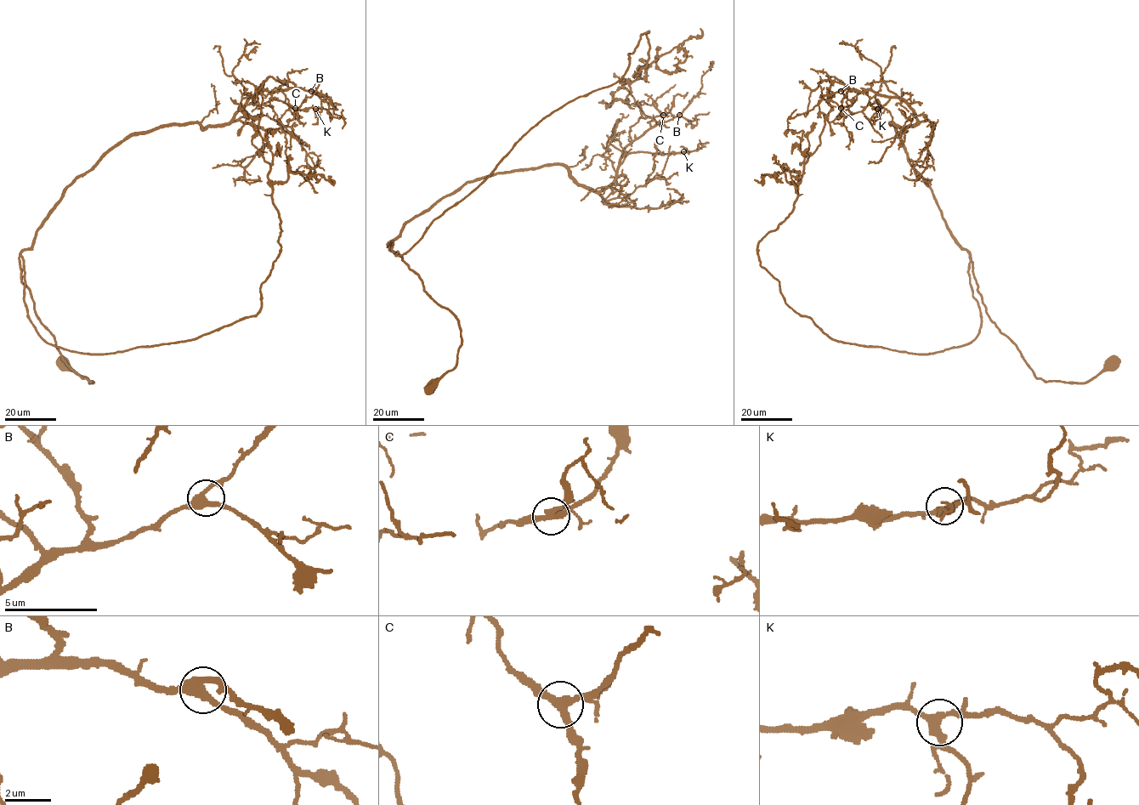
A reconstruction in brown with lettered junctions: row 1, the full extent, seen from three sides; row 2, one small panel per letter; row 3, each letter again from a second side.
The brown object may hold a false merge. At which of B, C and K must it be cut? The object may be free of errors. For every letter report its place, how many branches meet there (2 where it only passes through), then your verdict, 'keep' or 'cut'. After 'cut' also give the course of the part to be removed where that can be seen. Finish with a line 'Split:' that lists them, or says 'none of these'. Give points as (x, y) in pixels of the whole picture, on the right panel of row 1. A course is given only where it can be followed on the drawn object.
B: place (841, 91); branches 3; keep
C: place (841, 108); branches 3; cut; course (841, 109), (835, 102), (820, 97), (821, 88), (818, 82)
K: place (877, 109); branches 3; keep
Split: C

